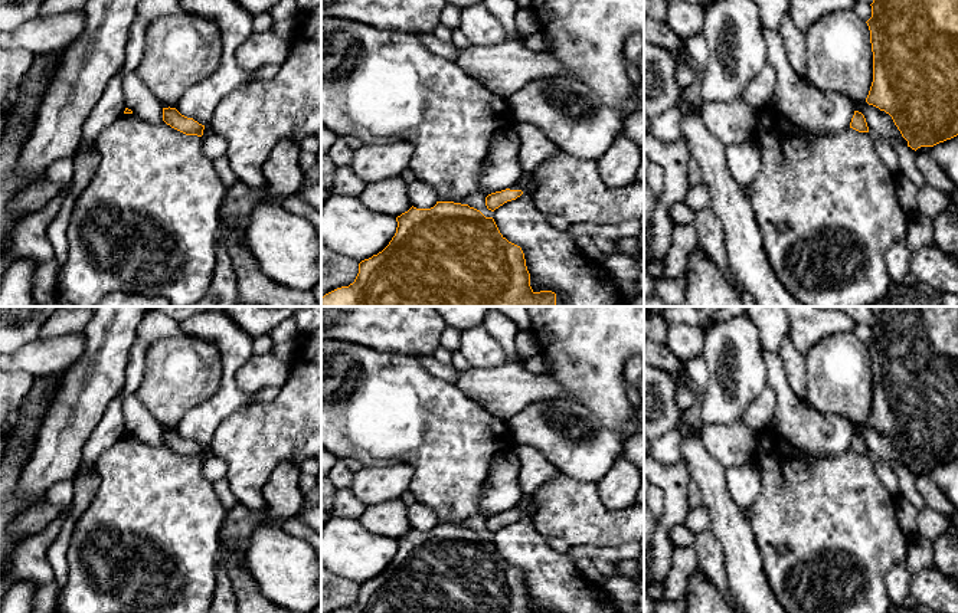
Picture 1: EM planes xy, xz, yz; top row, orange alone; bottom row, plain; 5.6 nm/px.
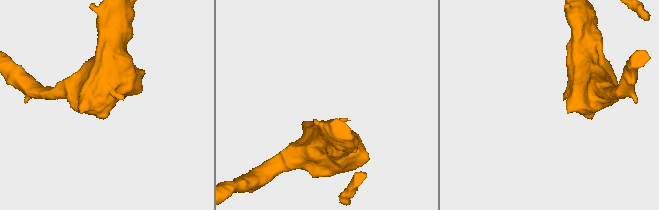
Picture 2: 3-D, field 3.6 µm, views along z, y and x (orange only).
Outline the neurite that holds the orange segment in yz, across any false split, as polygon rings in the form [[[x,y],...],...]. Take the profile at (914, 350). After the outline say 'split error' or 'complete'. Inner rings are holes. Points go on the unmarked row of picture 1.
[[[872,306],[873,404],[869,427],[889,436],[908,469],[934,469],[958,458],[958,306]]]; complete

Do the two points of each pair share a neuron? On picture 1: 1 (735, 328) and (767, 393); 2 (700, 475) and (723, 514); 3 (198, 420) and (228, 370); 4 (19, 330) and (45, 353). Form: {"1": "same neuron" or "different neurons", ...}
{"1": "different neurons", "2": "same neuron", "3": "same neuron", "4": "different neurons"}

